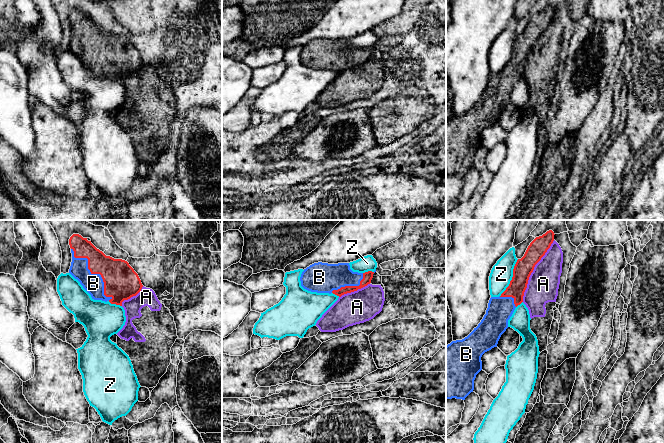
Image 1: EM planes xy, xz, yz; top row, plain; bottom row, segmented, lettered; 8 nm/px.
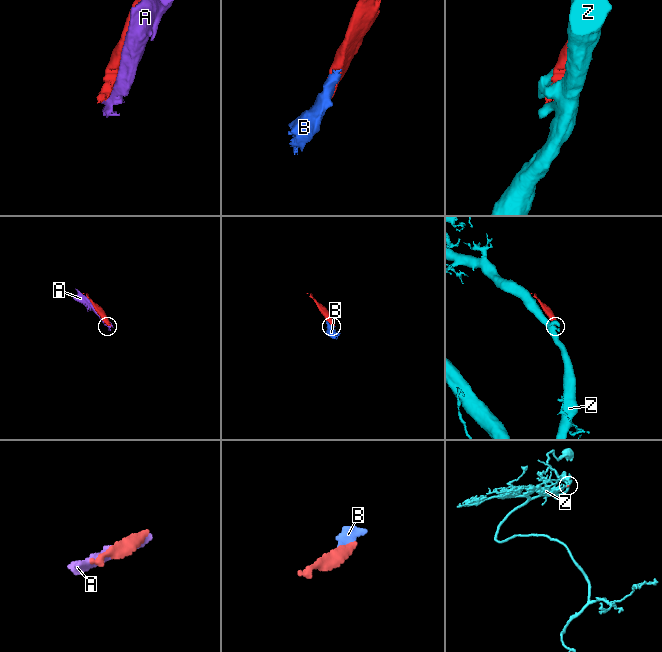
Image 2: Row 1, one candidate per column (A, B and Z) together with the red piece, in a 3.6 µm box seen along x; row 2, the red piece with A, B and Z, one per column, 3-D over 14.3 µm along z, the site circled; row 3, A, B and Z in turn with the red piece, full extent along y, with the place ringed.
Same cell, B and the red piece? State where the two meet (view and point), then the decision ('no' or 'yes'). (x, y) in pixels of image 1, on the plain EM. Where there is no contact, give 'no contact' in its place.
contact xy (92, 49); yes

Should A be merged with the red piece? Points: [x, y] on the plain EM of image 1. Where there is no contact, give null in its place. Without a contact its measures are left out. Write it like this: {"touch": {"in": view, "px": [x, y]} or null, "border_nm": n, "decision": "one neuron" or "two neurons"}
{"touch": {"in": "yz", "px": [532, 47]}, "border_nm": 550, "decision": "two neurons"}

